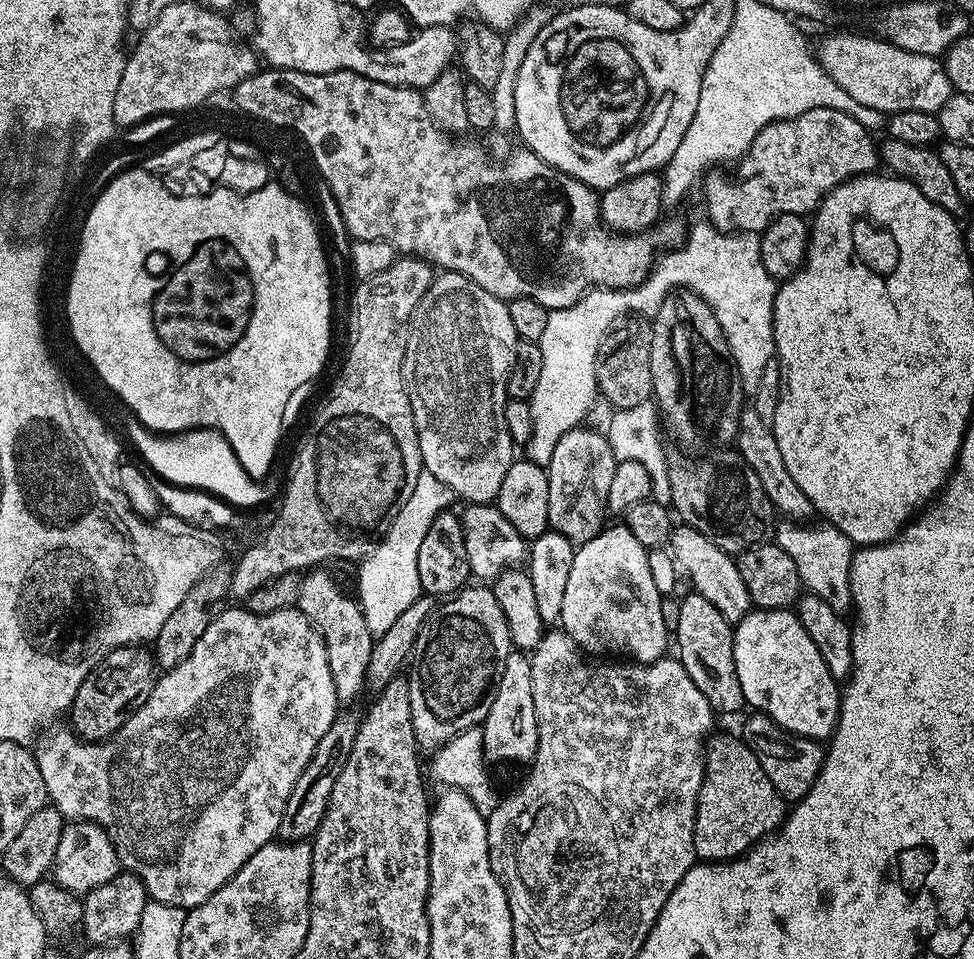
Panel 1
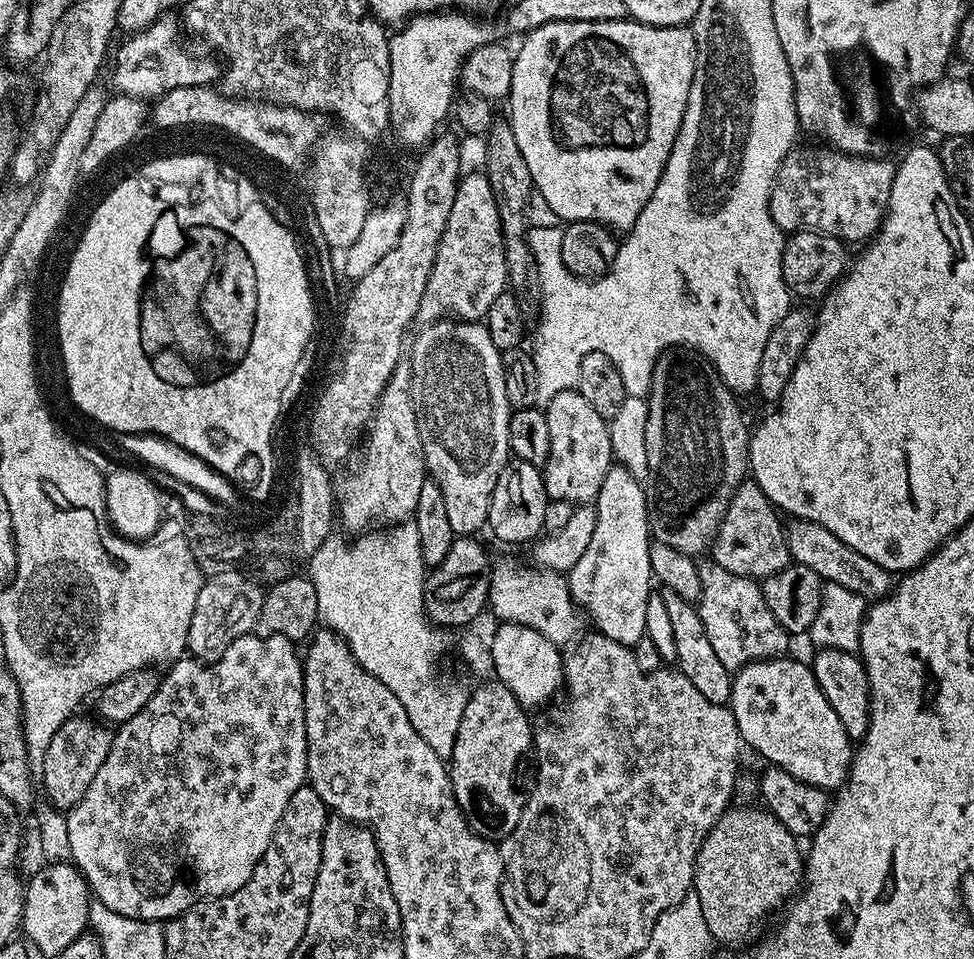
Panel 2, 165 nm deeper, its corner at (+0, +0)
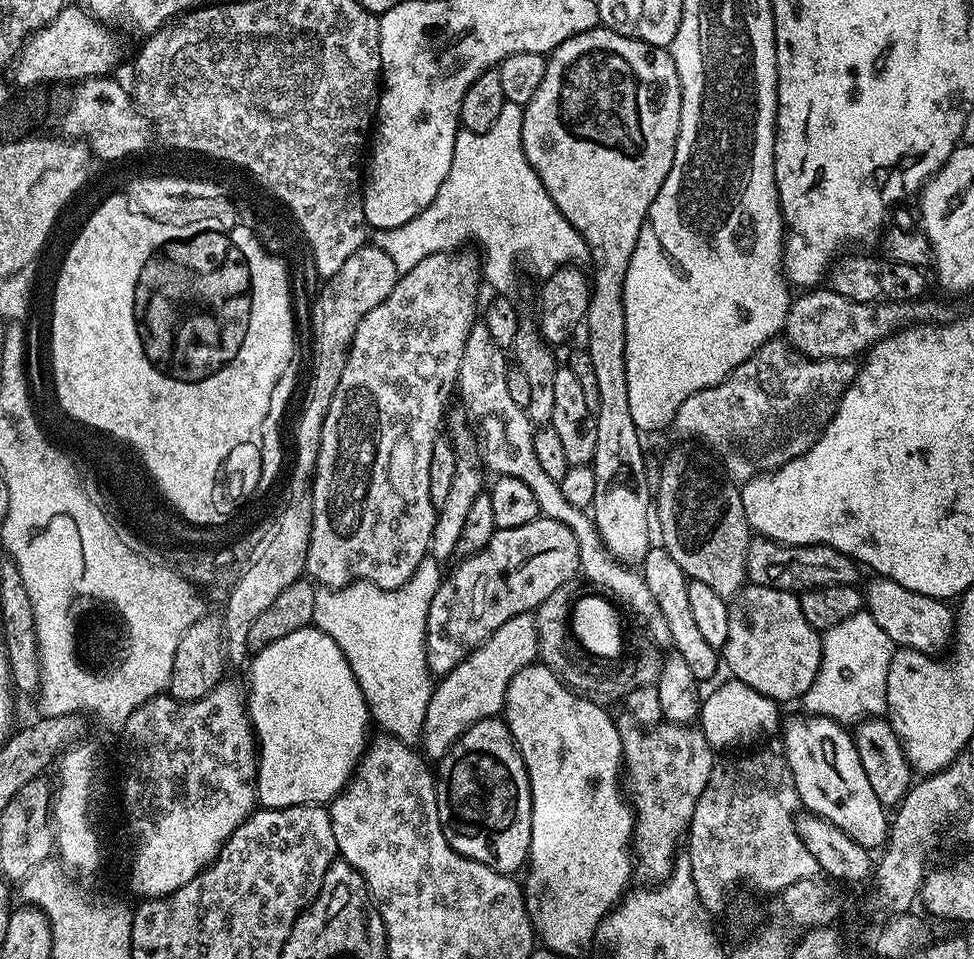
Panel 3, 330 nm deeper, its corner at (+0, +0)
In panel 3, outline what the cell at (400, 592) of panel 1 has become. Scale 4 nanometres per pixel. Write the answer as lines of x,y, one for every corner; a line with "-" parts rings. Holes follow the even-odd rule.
425,558
401,588
377,588
367,582
353,582
344,588
321,587
314,598
312,624
330,634
330,638
338,642
338,650
346,654
346,662
350,662
350,670
354,670
356,681
368,699
371,719
375,723
377,720
387,735
409,746
415,745
415,740
417,743
423,737
424,719
434,687
433,677
428,670
428,650
424,647
424,636
430,602
440,588
440,568
437,561

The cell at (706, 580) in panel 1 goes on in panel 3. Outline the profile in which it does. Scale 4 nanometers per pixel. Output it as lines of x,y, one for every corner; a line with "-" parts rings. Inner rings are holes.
749,583
743,589
740,600
740,612
744,620
733,619
728,626
728,637
722,649
722,660
728,663
728,668
735,679
741,680
746,686
758,690
772,700
799,701
803,697
820,669
820,641
817,629
806,622
800,610
800,600
795,592
783,592
777,588
767,588
761,584

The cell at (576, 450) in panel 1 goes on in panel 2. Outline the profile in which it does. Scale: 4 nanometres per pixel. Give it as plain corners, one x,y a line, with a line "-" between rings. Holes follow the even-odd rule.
576,388
555,394
553,400
547,404
546,415
550,426
550,454
548,461
542,466
542,475
549,501
564,500
573,506
595,501
608,469
614,464
609,421
600,416
598,410
594,410
594,406
590,406
590,402
586,402
586,398
582,398
582,394

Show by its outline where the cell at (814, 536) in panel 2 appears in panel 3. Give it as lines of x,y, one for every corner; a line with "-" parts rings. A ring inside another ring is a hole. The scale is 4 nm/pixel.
873,575
871,579
862,588
862,600
866,611
872,615
874,622
878,622
878,626
882,626
893,645
936,654
944,643
949,643
954,632
954,612
953,609
952,612
948,609
949,605
945,601
918,594
914,590
906,590
906,586
898,586
898,582
885,576

